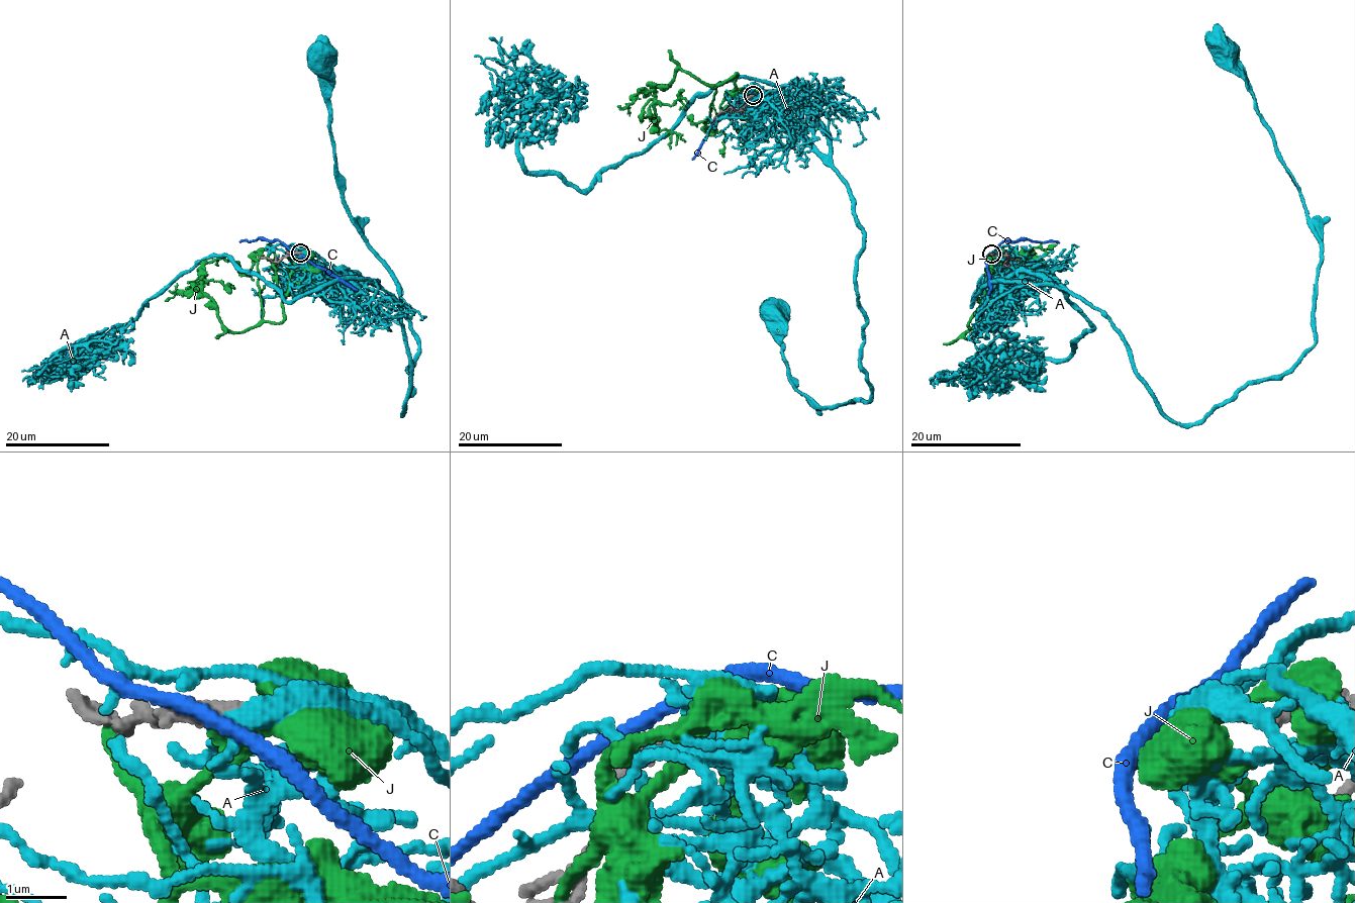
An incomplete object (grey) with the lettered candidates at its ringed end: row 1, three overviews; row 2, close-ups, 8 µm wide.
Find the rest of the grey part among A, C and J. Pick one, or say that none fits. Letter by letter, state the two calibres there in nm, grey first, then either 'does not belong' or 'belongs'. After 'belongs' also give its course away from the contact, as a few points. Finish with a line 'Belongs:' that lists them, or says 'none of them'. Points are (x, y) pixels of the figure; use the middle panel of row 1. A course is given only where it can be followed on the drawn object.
A: 420 nm thick on the grey side, 360 nm on the other; belongs; it runs (753, 95), (786, 116), (849, 191), (863, 233), (855, 292), (871, 398), (818, 406), (796, 388), (774, 315)
C: 480 nm thick on the grey side, 220 nm on the other; does not belong
J: 460 nm thick on the grey side, 320 nm on the other; does not belong
Belongs: A

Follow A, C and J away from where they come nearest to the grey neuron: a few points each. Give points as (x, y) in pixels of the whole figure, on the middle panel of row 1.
A: (753, 95), (786, 116), (849, 191), (863, 233), (855, 292), (871, 398), (818, 406), (796, 388), (774, 315)
C: (749, 95), (731, 107), (711, 129), (692, 160)
J: (752, 95), (736, 87), (736, 73), (705, 85), (679, 69), (655, 89), (655, 115), (685, 141)

